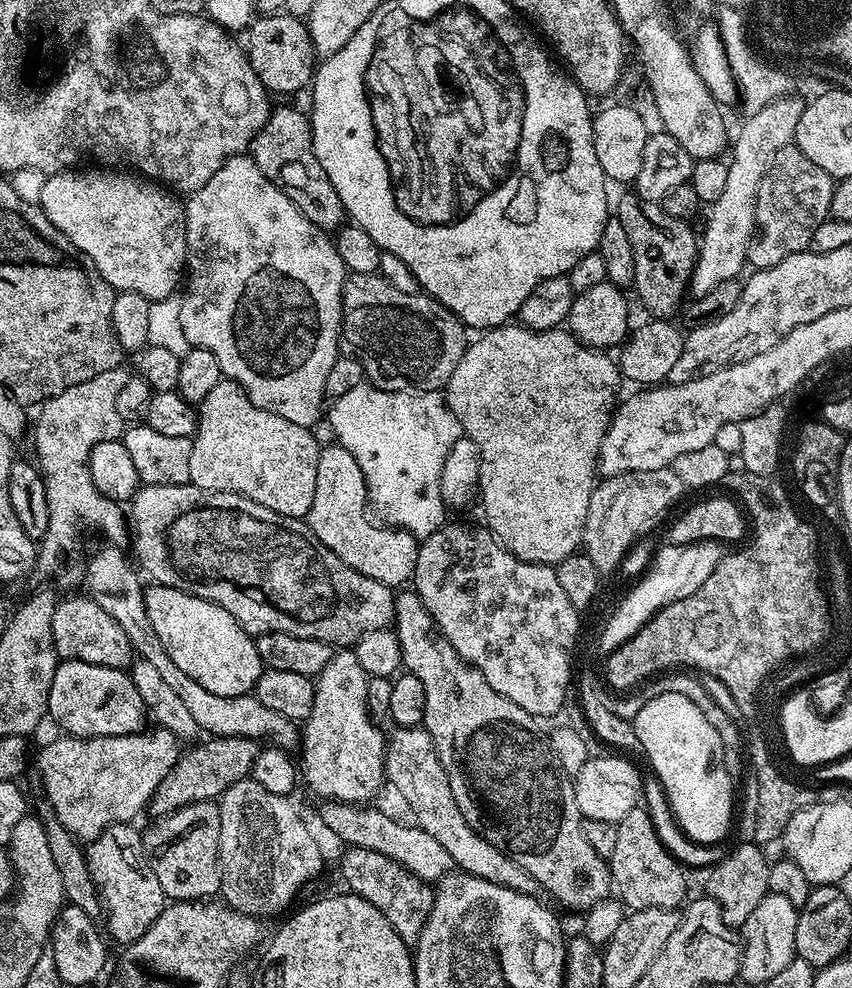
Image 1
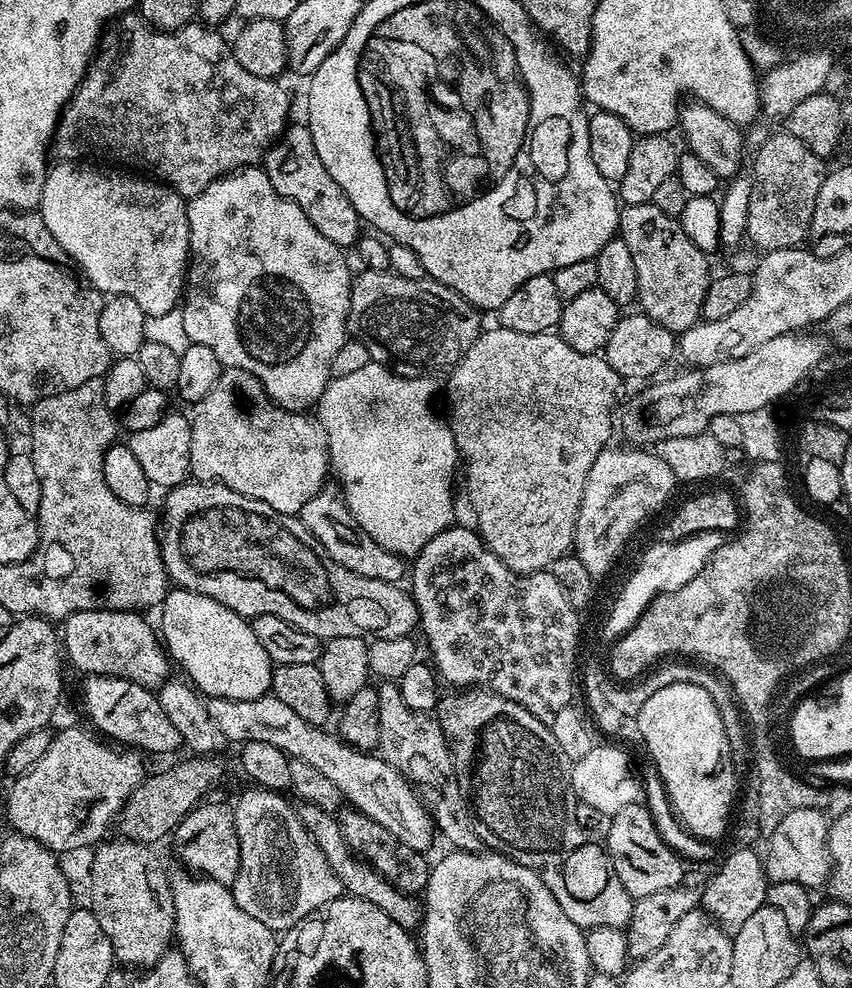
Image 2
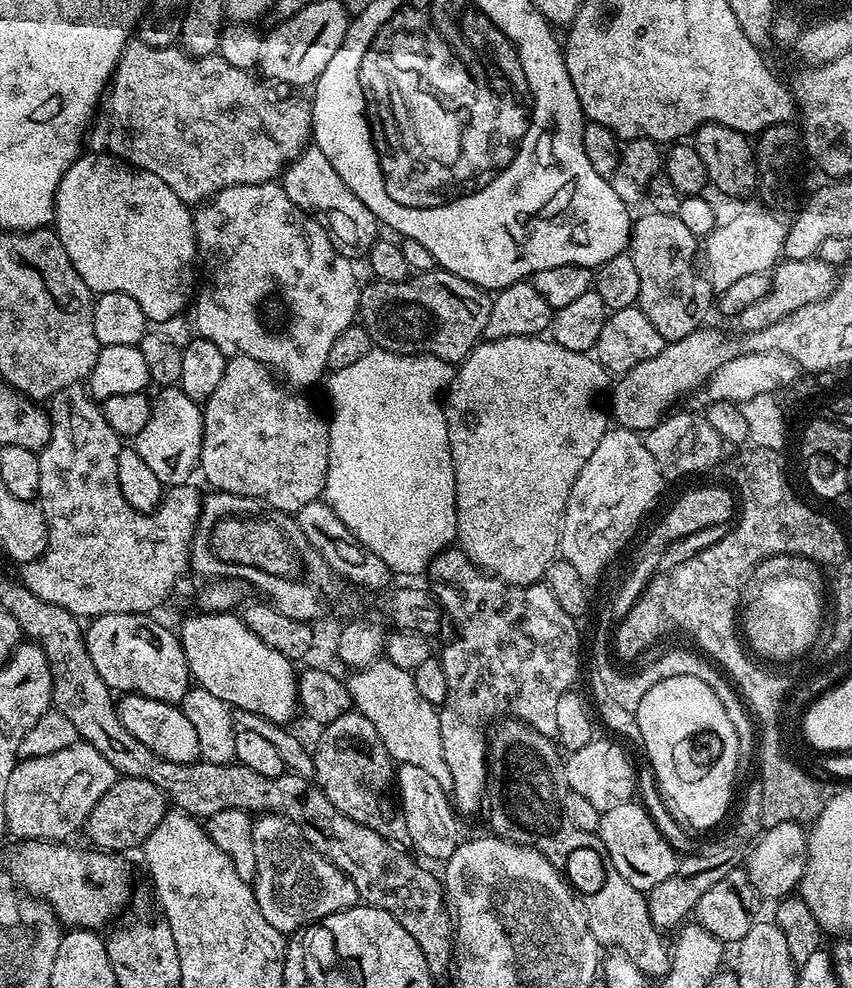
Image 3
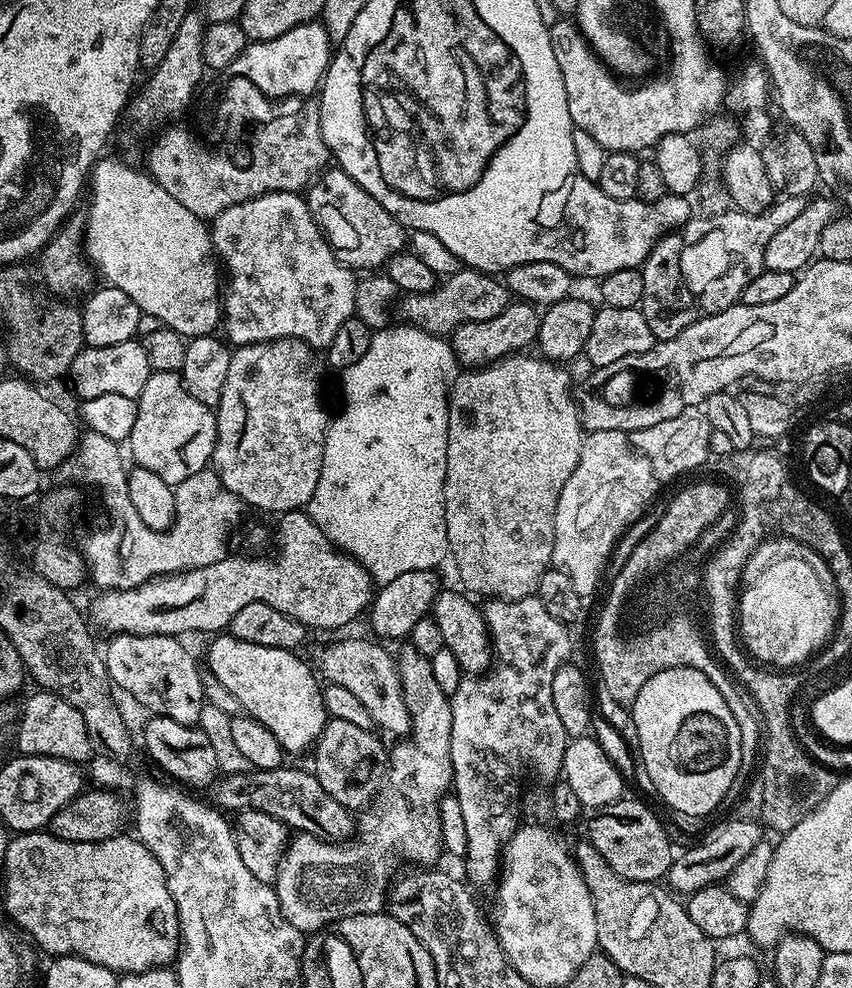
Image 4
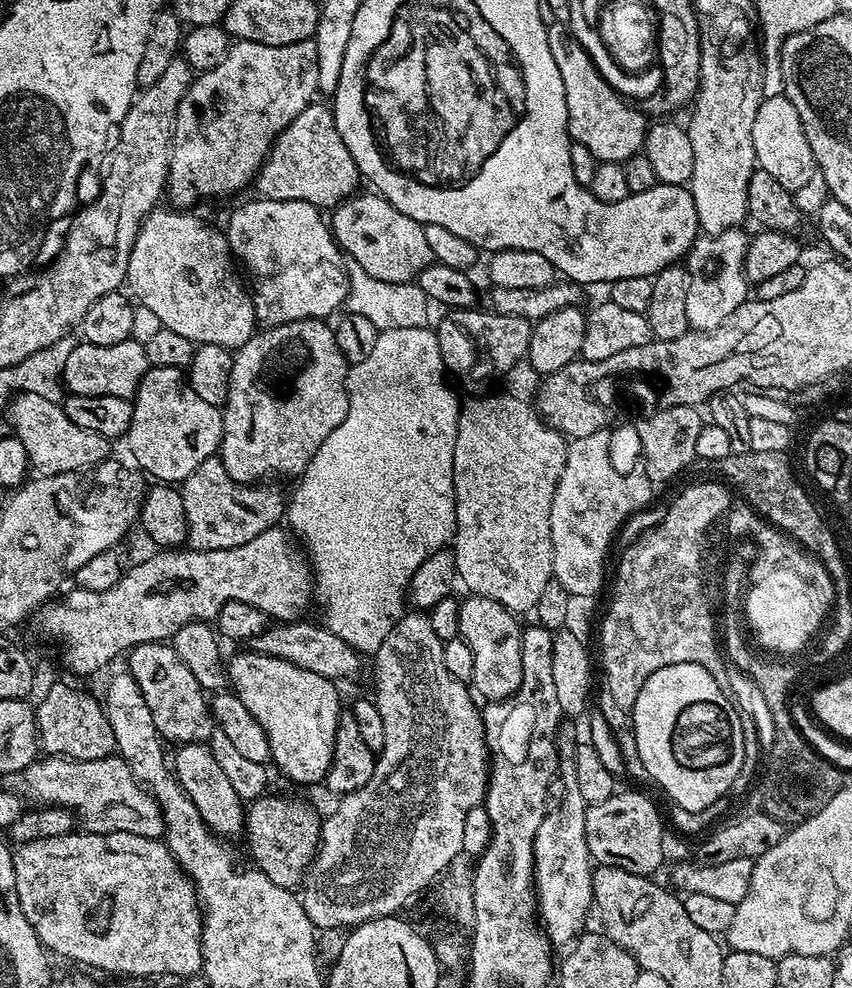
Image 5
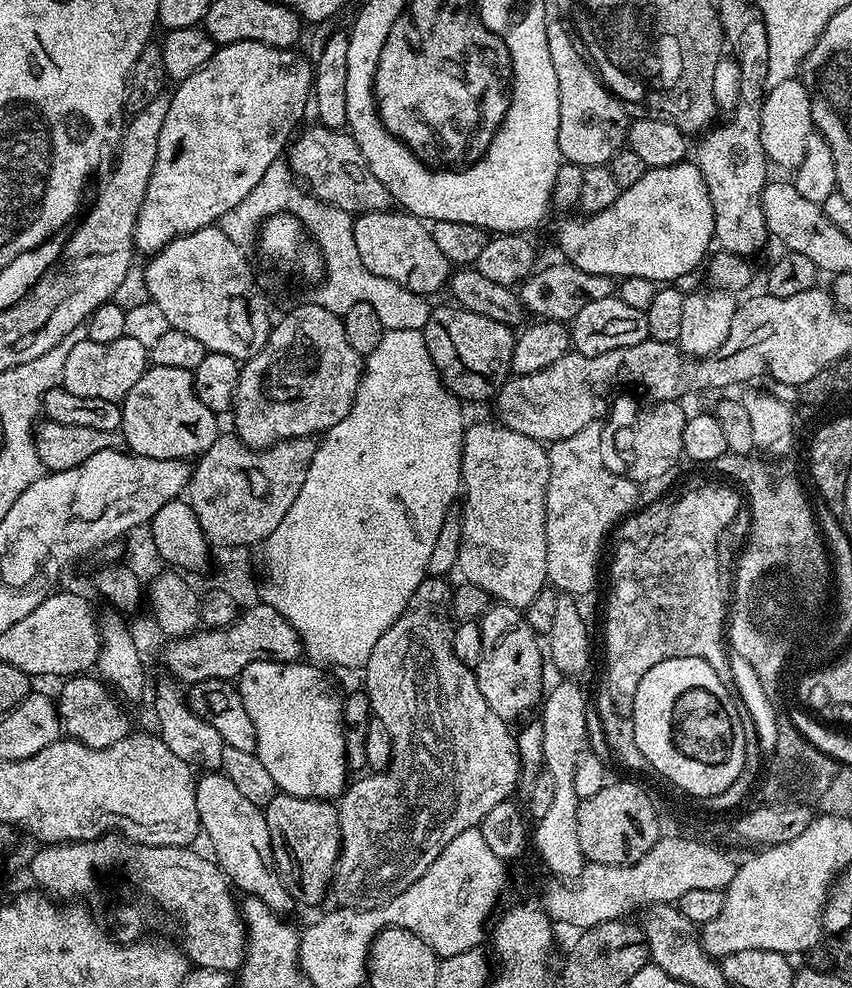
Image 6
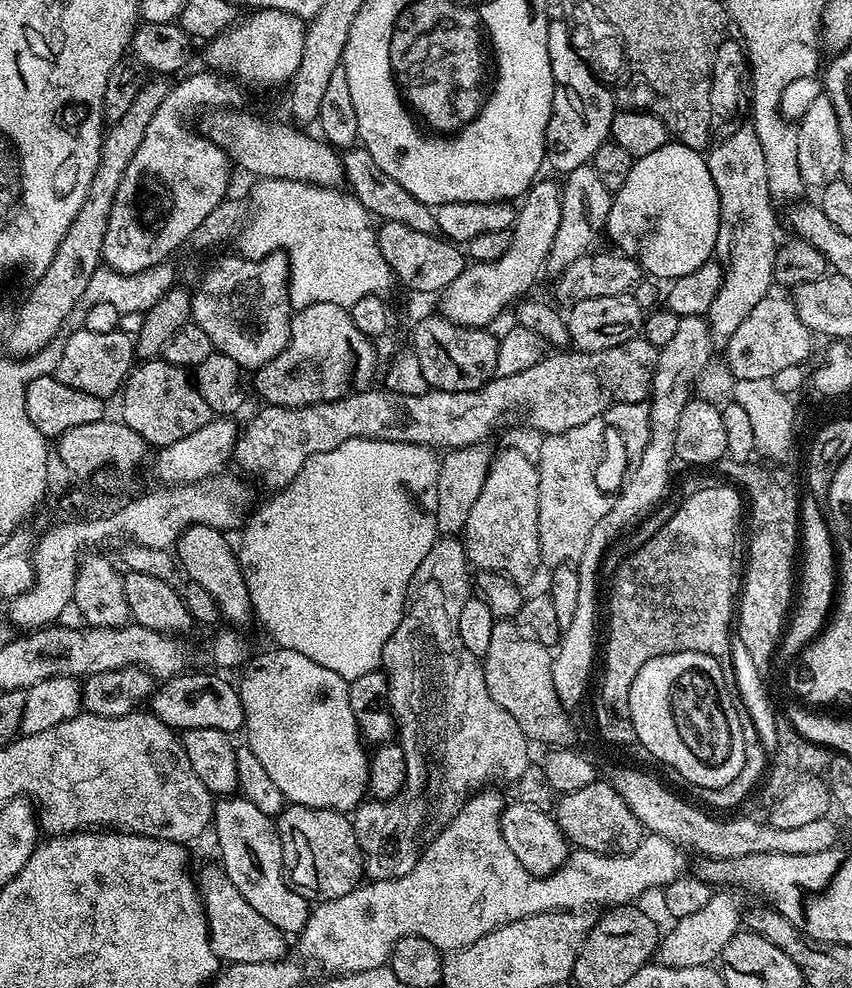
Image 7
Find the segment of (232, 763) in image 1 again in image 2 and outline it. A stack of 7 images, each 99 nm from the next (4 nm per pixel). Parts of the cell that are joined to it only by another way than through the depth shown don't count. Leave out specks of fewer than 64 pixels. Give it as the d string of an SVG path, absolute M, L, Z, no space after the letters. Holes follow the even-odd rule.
M213 754L201 756L189 755L189 760L168 768L165 772L145 775L144 781L126 798L118 817L119 835L125 840L133 840L139 844L156 846L160 839L171 837L182 822L182 818L197 804L224 776L223 755Z

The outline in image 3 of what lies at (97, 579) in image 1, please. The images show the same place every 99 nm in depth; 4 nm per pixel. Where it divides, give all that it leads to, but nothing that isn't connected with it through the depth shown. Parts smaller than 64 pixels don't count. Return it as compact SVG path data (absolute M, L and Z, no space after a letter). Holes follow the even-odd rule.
M401 764L395 769L395 784L396 792L400 795L400 812L404 815L404 828L412 839L411 847L421 857L429 856L437 862L448 860L450 854L454 854L454 850L458 850L458 846L462 843L462 835L460 836L461 817L445 785L440 784L438 778L430 778L430 774L423 772L420 767L409 764Z

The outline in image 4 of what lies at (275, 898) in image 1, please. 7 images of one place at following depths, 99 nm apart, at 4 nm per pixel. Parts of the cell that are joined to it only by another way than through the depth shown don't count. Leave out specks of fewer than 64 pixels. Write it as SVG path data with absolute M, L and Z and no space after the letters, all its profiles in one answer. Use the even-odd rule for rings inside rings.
M405 646L398 652L398 667L404 701L408 713L412 715L412 744L396 742L393 743L396 745L391 745L386 779L377 791L375 800L359 813L354 838L347 842L329 842L320 840L317 836L304 836L297 848L285 847L281 855L274 881L276 908L286 923L302 933L315 934L351 916L381 911L386 904L386 893L397 875L396 867L403 860L412 864L408 866L432 866L442 856L438 805L453 787L450 758L452 702L442 686L434 682L434 670L430 670L429 657L422 655L418 649ZM348 872L353 872L364 880L348 880Z

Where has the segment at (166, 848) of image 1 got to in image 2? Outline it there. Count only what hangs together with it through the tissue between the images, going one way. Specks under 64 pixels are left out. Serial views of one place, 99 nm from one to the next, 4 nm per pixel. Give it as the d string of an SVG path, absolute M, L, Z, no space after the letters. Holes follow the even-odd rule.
M208 803L197 804L182 818L182 822L170 837L170 843L176 847L177 858L188 867L185 869L189 873L231 886L240 865L240 843L234 826L232 808L229 805Z

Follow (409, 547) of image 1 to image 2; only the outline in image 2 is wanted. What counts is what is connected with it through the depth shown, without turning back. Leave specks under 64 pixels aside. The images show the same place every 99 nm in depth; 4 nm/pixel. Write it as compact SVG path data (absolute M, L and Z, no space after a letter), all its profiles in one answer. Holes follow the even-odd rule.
M331 486L321 488L317 496L310 498L310 502L306 502L306 506L302 506L298 515L300 521L306 526L306 530L310 530L310 534L314 534L314 538L318 538L322 542L322 546L330 554L330 558L334 558L334 562L346 566L346 570L350 570L354 574L362 574L366 578L378 578L382 582L400 584L403 576L404 579L406 576L405 557L395 556L390 550L378 546L378 542L374 542L374 538L370 538L370 534L363 532L358 526L358 522L354 522L343 495L335 487L333 488Z

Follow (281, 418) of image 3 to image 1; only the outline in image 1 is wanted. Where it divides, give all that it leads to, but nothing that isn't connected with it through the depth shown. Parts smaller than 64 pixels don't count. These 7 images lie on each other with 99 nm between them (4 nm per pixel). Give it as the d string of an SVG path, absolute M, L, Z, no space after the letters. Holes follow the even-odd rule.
M222 378L210 394L198 405L196 435L192 437L190 450L190 478L188 483L211 492L233 492L250 498L266 510L274 510L283 516L307 517L314 502L314 482L318 482L318 458L321 441L316 441L317 433L311 428L294 426L262 406L254 406L250 398L233 380Z

